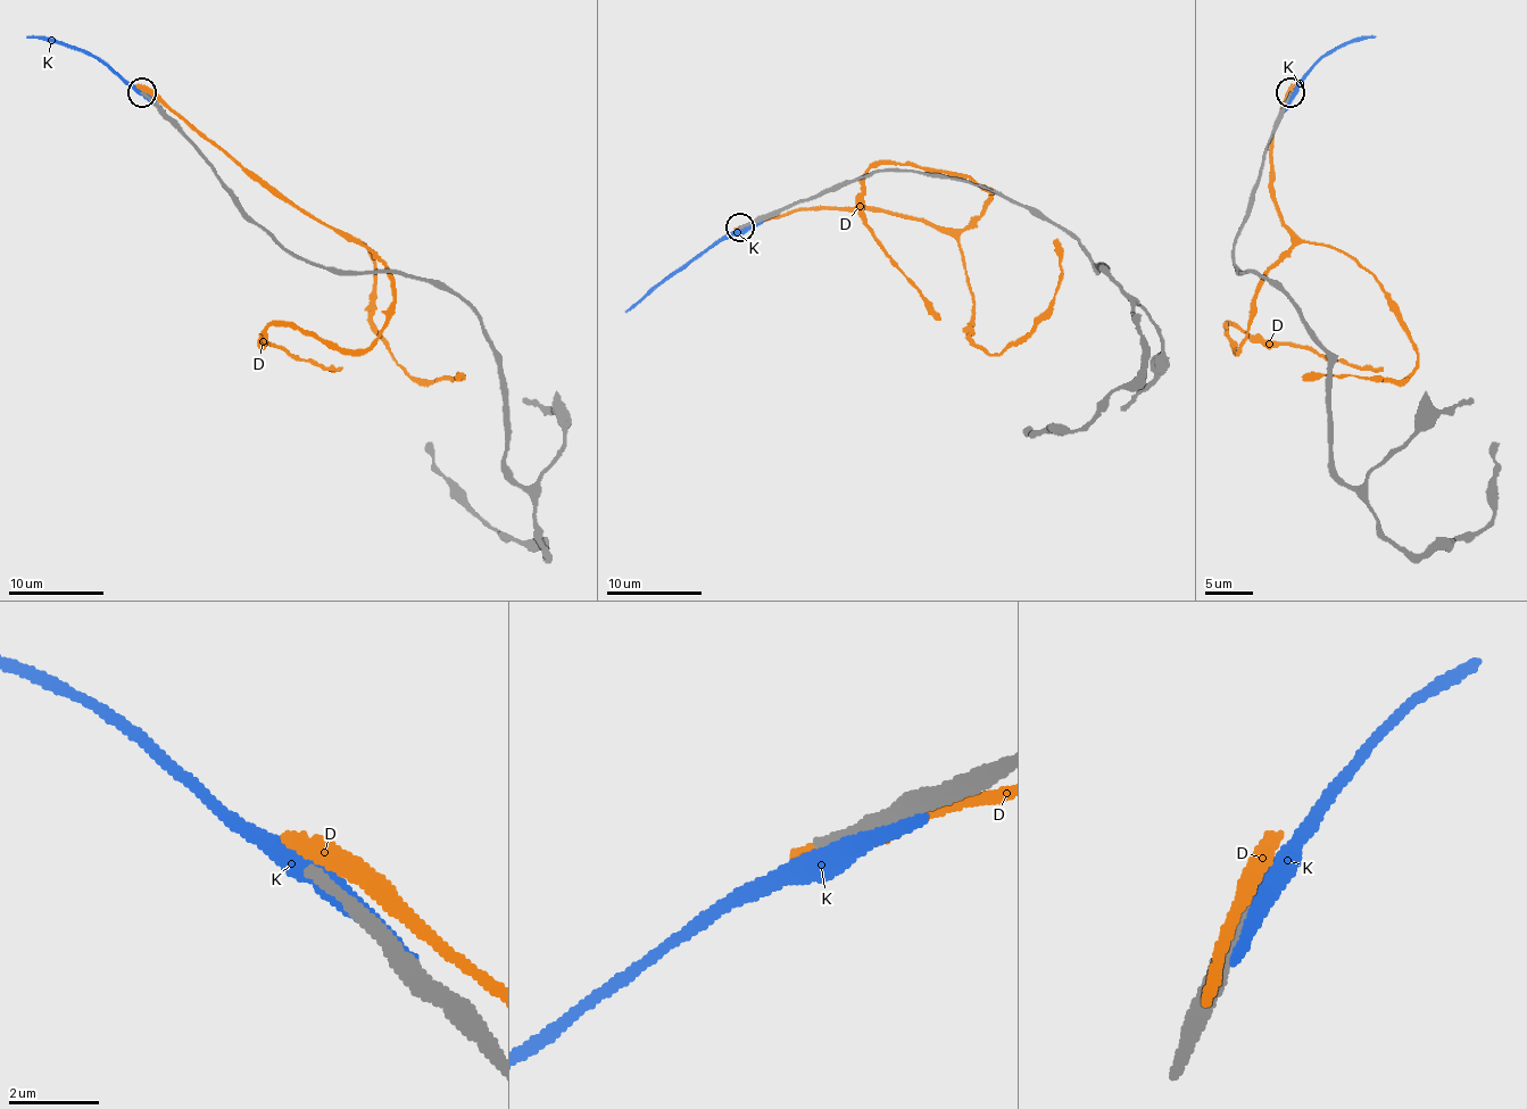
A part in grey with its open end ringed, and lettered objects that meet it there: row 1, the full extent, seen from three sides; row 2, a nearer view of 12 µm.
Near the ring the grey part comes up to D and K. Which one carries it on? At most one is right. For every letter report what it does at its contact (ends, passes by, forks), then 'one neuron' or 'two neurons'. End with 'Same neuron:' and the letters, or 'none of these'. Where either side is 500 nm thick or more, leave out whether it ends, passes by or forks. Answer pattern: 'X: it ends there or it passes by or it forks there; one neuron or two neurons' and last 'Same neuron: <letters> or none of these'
D: two neurons
K: it passes by; two neurons
Same neuron: none of these

